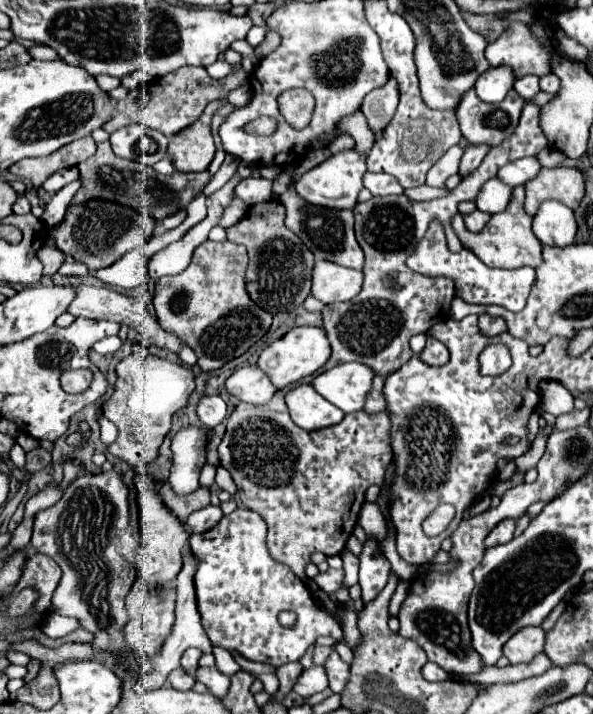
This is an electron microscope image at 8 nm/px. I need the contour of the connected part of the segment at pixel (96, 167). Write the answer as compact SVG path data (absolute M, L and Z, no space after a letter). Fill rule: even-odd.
M100 142L94 156L90 156L86 162L78 164L80 176L82 176L82 188L76 192L72 202L84 202L86 198L104 198L104 200L116 200L126 206L134 206L138 212L154 214L154 218L160 222L162 218L178 212L180 208L188 206L190 200L204 190L204 186L210 182L208 172L174 172L170 176L158 174L154 168L142 166L134 160L122 160L118 158L110 142Z

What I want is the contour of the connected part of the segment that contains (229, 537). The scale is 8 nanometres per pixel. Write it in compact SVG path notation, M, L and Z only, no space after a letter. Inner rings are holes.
M238 508L224 516L212 530L192 534L188 546L196 546L200 558L194 576L196 598L202 626L214 646L238 652L254 662L282 666L296 662L318 636L342 638L336 618L314 602L304 582L294 578L290 568L270 558L266 550L266 522L260 514ZM282 610L298 616L294 626L286 628L278 622L278 612Z

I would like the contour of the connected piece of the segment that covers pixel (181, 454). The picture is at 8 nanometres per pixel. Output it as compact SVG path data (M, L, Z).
M184 428L172 438L174 462L168 484L176 496L186 496L198 490L198 476L206 462L206 434L200 428Z

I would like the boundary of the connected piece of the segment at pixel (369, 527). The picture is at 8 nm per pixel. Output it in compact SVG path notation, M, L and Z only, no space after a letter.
M366 502L360 510L360 518L358 518L360 526L366 530L368 536L374 536L378 542L384 540L386 536L386 522L378 510L378 506L374 502Z

